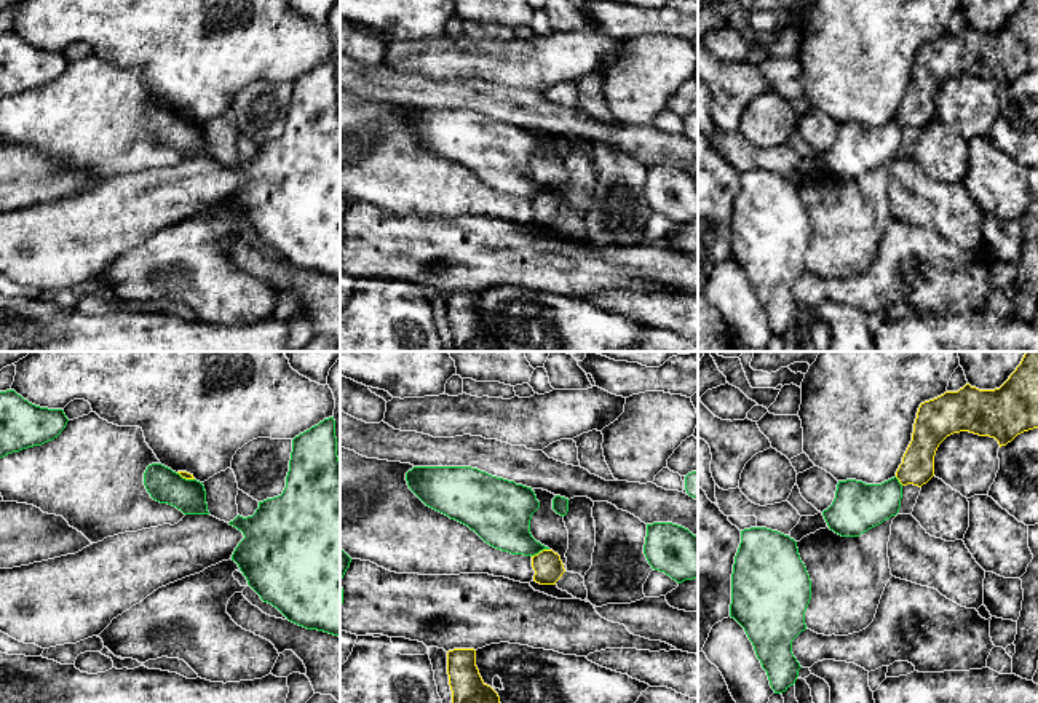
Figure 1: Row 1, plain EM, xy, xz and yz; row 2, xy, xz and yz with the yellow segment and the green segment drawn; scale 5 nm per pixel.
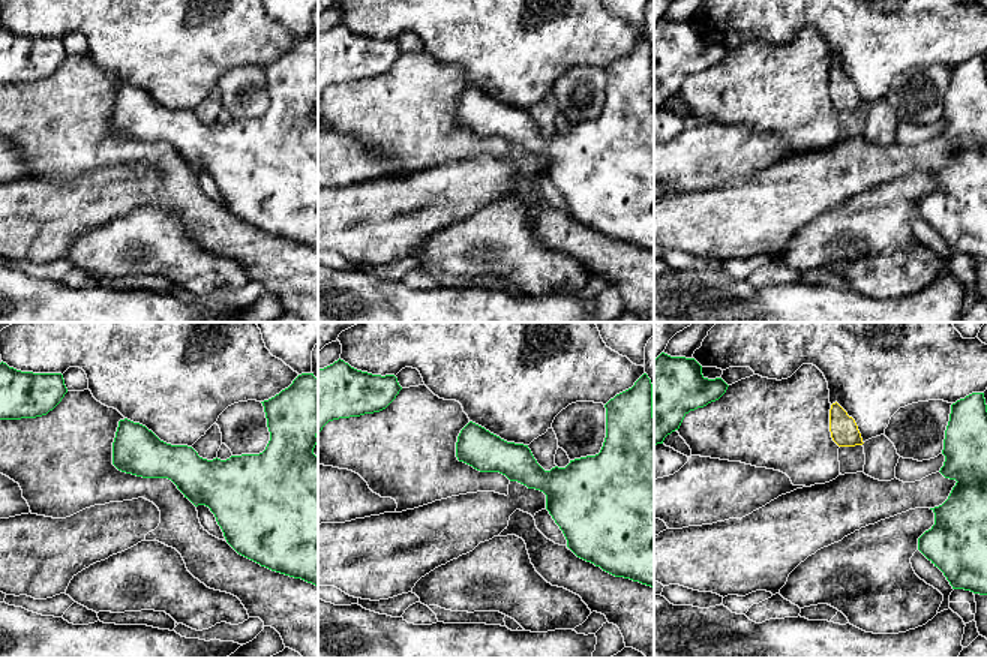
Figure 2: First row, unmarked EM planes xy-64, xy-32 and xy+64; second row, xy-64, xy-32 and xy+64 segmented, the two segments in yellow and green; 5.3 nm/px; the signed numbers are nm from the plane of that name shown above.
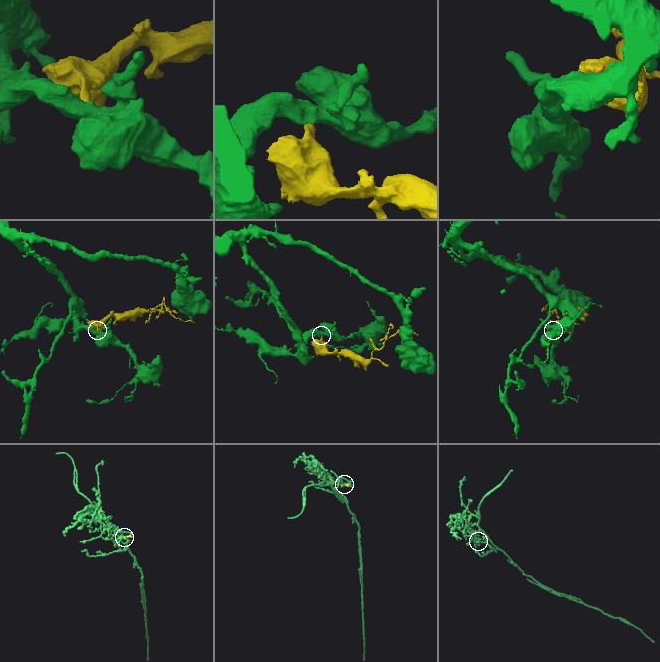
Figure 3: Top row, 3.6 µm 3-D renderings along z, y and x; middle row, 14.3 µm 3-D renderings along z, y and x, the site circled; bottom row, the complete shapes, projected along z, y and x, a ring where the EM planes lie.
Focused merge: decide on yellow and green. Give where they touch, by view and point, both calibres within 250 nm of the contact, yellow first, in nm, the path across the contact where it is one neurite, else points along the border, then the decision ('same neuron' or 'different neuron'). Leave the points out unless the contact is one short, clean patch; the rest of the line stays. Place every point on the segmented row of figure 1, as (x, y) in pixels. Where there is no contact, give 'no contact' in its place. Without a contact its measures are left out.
contact xz (540, 552); calibres 150 and 280 nm; border xz (548, 548), (532, 556); different neuron

